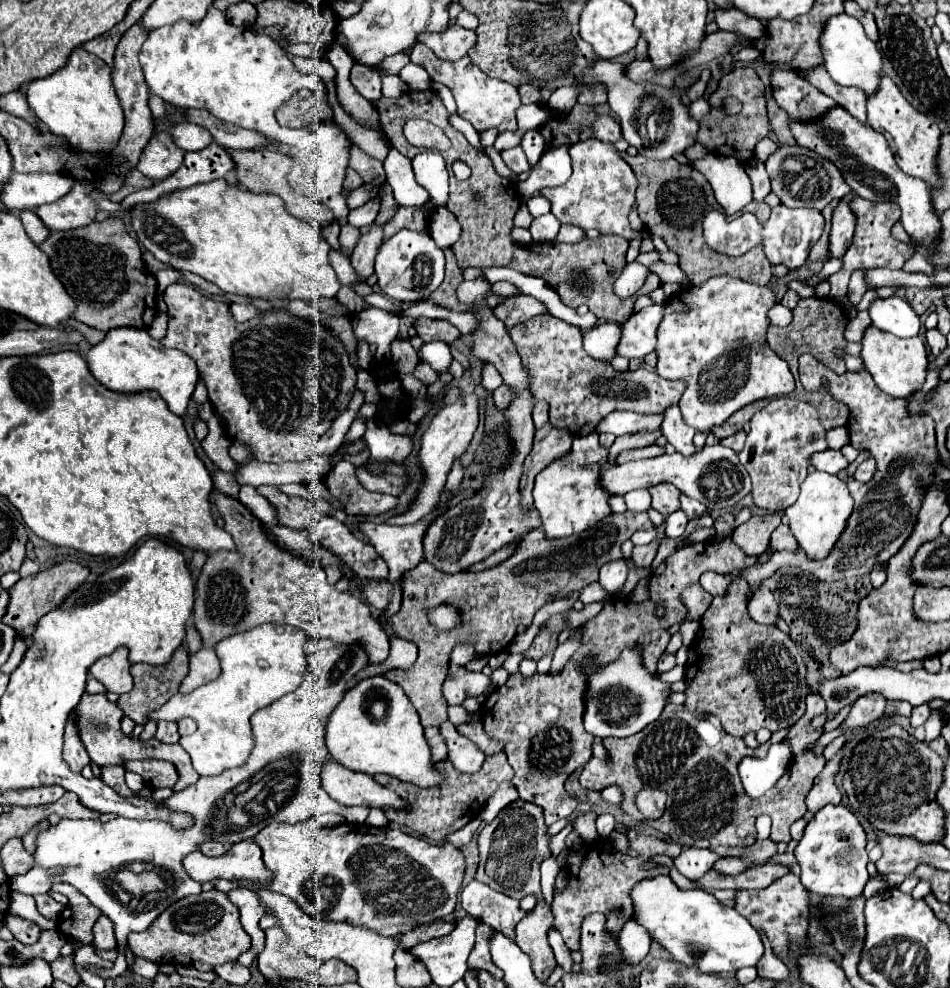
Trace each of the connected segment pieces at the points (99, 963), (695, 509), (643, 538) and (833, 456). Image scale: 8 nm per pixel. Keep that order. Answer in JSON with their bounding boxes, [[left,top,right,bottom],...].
[[74,947,110,969],[680,495,706,519],[630,527,656,545],[812,451,850,475]]

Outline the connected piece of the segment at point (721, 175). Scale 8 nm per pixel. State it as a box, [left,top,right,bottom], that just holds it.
[690,153,752,215]

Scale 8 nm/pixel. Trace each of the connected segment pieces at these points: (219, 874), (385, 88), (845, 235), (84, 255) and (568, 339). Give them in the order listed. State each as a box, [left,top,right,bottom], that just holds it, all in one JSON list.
[[182,841,274,883],[382,75,408,97],[828,193,856,257],[40,217,156,331],[510,315,686,435]]

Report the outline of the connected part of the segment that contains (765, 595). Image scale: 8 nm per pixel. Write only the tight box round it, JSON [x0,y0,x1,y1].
[748,587,778,625]

